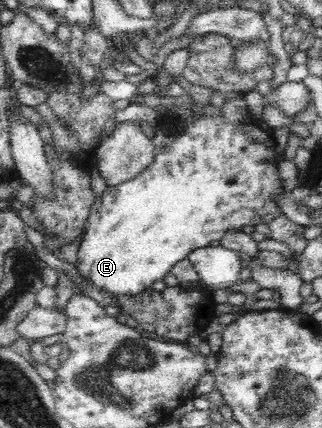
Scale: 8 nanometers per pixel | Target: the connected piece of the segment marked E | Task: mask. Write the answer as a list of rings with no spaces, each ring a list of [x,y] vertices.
[[[194,108],[195,113],[190,115],[190,119],[185,124],[181,123],[173,111],[168,114],[164,114],[159,118],[158,128],[171,135],[174,139],[170,145],[166,147],[157,147],[155,158],[152,160],[150,166],[146,170],[140,172],[134,179],[129,179],[127,182],[119,183],[115,186],[109,186],[99,196],[95,197],[95,202],[92,204],[90,215],[87,219],[87,225],[84,231],[84,237],[80,241],[80,247],[77,253],[78,271],[100,291],[104,293],[116,293],[116,295],[136,295],[141,291],[146,291],[152,287],[155,281],[160,281],[164,276],[169,273],[170,268],[181,259],[186,259],[188,253],[192,249],[198,247],[206,247],[211,241],[221,241],[224,237],[224,233],[228,231],[235,231],[244,227],[244,225],[256,226],[259,223],[270,223],[274,221],[278,215],[280,215],[280,207],[276,204],[274,197],[278,195],[288,195],[290,193],[284,192],[282,181],[280,180],[280,173],[278,172],[279,157],[275,151],[272,151],[273,147],[269,147],[267,143],[257,143],[252,135],[246,134],[242,130],[243,122],[236,120],[235,122],[224,121],[221,110],[217,120],[212,120],[206,114],[202,114],[202,111]]]

